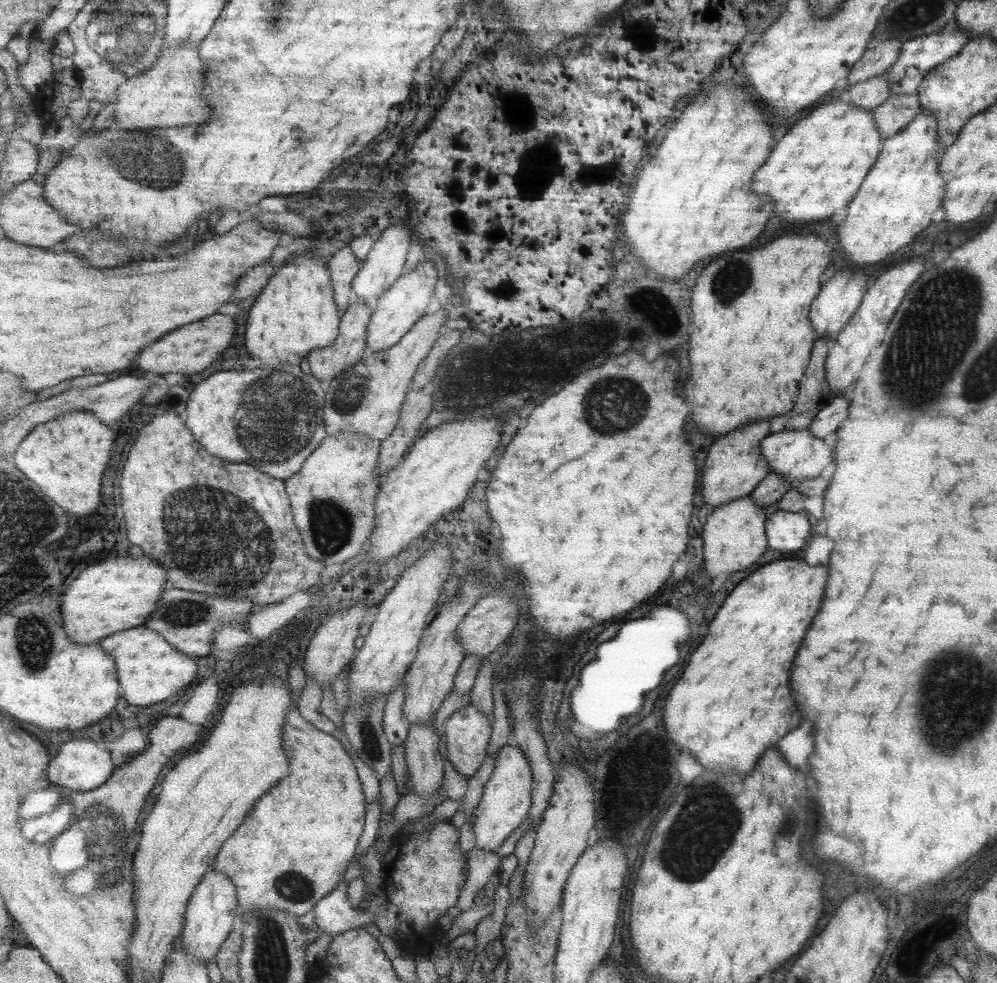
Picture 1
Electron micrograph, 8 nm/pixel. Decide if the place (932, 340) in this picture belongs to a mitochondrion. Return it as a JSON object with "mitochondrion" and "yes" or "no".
{"mitochondrion":"yes"}

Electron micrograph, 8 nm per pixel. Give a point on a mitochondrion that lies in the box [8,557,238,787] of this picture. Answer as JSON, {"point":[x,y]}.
{"point":[33,640]}

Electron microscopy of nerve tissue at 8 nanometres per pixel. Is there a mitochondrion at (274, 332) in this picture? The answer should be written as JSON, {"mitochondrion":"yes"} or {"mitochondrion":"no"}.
{"mitochondrion":"no"}

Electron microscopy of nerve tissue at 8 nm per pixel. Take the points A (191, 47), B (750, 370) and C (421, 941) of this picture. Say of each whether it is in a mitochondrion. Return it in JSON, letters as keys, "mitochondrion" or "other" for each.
{"A":"other","B":"other","C":"other"}

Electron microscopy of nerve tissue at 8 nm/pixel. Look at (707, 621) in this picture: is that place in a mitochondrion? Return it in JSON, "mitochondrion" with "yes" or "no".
{"mitochondrion":"no"}

